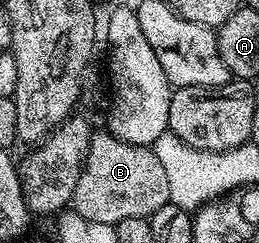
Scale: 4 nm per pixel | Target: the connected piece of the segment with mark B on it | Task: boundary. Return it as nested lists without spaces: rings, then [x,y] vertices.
[[[108,131],[92,136],[70,202],[72,212],[90,222],[115,226],[123,219],[150,219],[170,201],[169,175],[167,169],[161,167],[154,148],[122,142]]]

